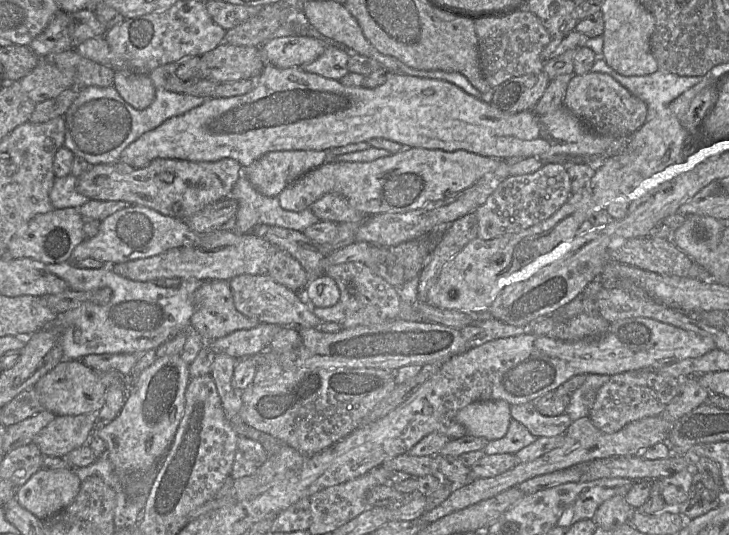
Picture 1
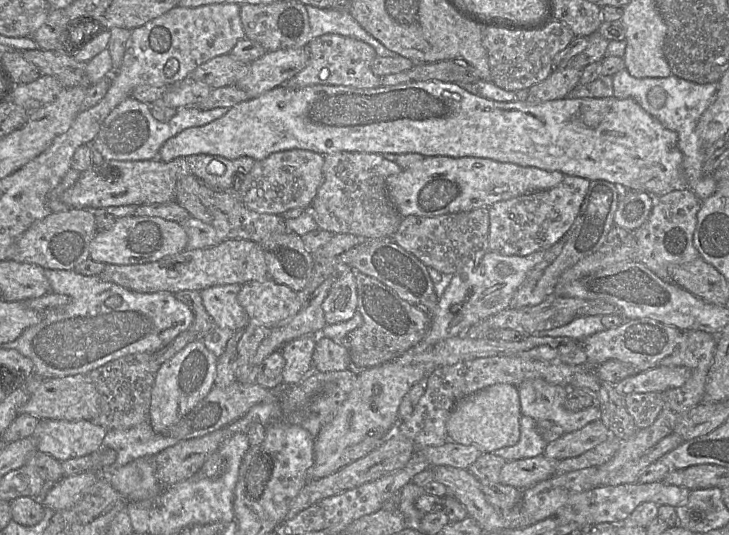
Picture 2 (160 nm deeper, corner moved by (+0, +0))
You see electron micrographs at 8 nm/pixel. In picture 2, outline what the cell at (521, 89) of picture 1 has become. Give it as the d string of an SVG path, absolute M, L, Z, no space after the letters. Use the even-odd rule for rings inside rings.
M566 67L554 69L543 81L528 89L529 102L546 102L567 97L579 85L582 69Z

